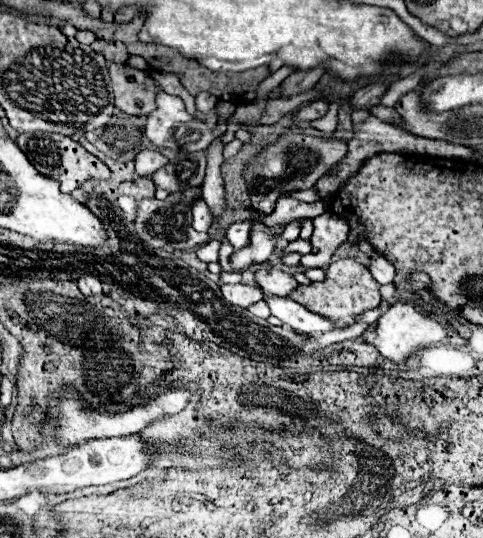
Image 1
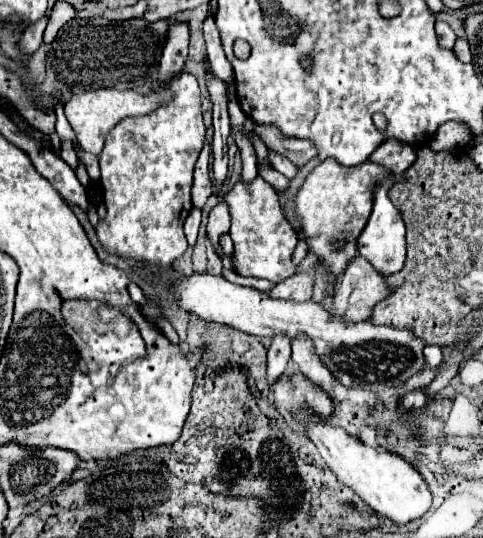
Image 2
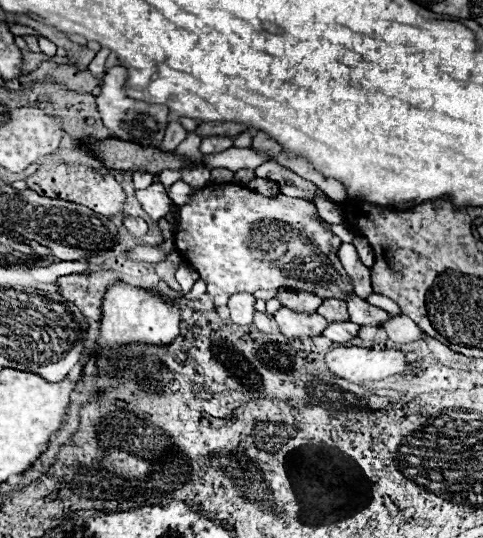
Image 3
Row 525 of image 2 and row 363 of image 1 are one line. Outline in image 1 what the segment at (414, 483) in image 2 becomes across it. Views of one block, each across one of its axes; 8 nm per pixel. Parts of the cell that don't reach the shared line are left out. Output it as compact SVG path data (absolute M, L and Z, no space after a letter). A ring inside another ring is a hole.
M396 302L394 306L388 308L386 314L382 314L378 318L376 324L376 338L372 342L372 346L380 352L380 356L396 362L396 364L404 364L410 356L416 356L418 350L434 346L434 344L442 344L446 340L446 330L432 318L420 314L414 306L404 304L404 302Z

